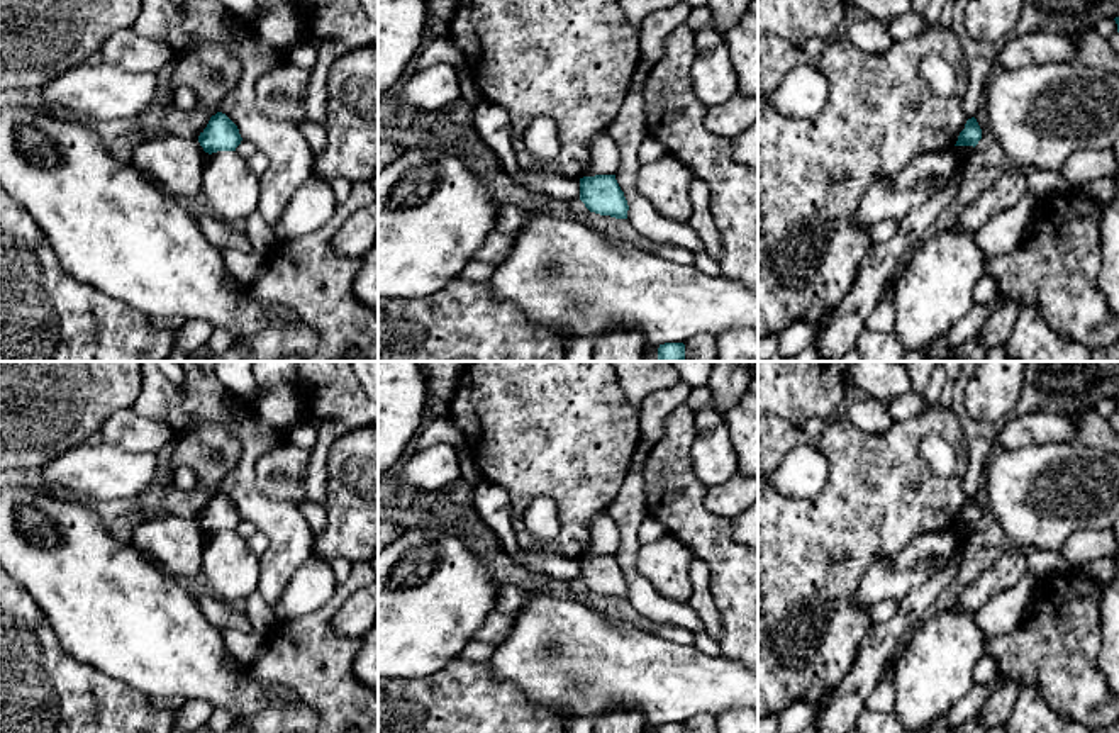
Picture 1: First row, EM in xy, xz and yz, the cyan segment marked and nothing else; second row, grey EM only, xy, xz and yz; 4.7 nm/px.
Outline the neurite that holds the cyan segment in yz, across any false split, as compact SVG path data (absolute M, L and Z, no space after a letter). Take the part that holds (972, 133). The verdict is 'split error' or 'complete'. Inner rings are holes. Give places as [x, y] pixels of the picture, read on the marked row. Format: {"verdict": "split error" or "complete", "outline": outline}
{"verdict": "complete", "outline": "M975 117L968 119L955 146L977 146L982 139L982 129Z"}

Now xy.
{"verdict": "complete", "outline": "M222 112L210 117L207 127L200 132L198 143L205 153L236 151L242 137L237 126Z"}

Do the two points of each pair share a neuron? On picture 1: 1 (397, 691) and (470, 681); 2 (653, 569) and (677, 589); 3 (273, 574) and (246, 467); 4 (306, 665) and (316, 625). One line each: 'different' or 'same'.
1: same
2: same
3: same
4: same

